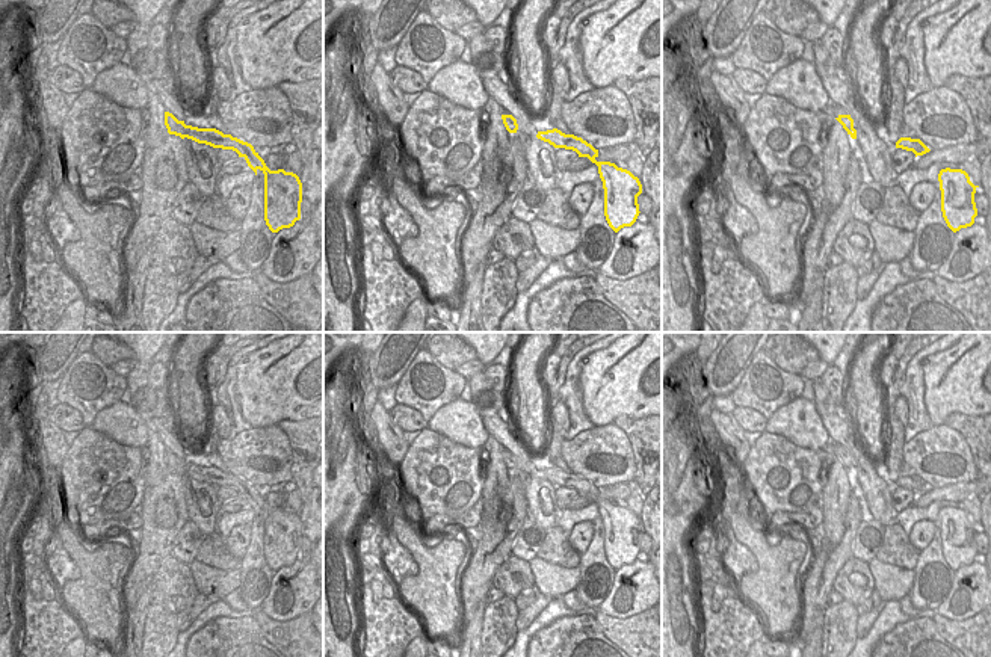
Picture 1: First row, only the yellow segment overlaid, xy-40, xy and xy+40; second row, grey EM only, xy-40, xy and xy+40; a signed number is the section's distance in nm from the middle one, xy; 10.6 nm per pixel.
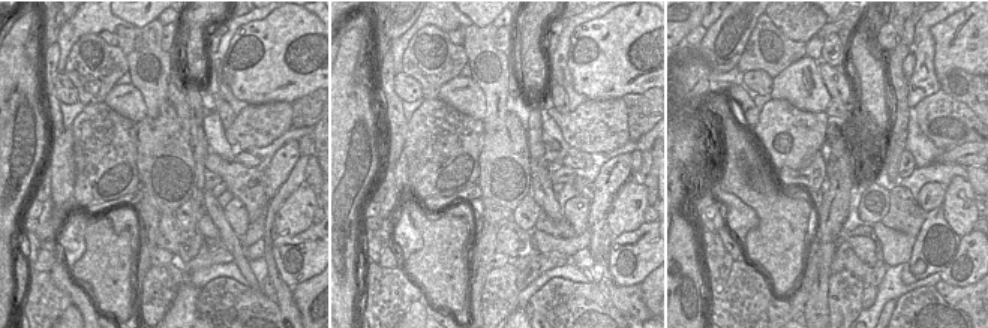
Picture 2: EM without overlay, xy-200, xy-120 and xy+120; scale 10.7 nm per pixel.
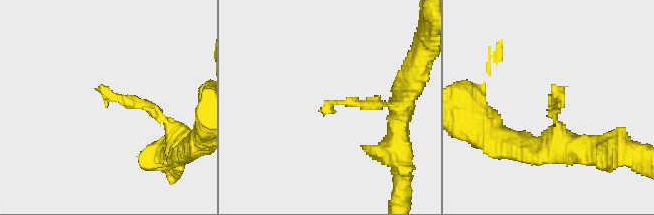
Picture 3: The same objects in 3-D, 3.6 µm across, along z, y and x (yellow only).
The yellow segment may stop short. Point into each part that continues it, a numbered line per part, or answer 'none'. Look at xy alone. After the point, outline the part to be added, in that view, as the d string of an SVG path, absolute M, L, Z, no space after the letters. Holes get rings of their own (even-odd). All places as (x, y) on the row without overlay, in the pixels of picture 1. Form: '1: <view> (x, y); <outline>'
none

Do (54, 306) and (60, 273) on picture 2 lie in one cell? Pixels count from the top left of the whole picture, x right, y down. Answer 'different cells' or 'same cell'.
different cells

